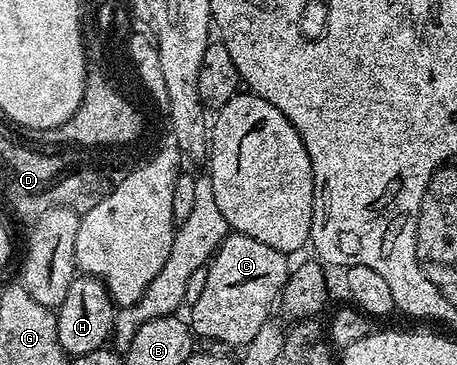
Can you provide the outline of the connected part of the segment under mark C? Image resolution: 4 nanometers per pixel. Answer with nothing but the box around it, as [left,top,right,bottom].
[190,231,290,346]

